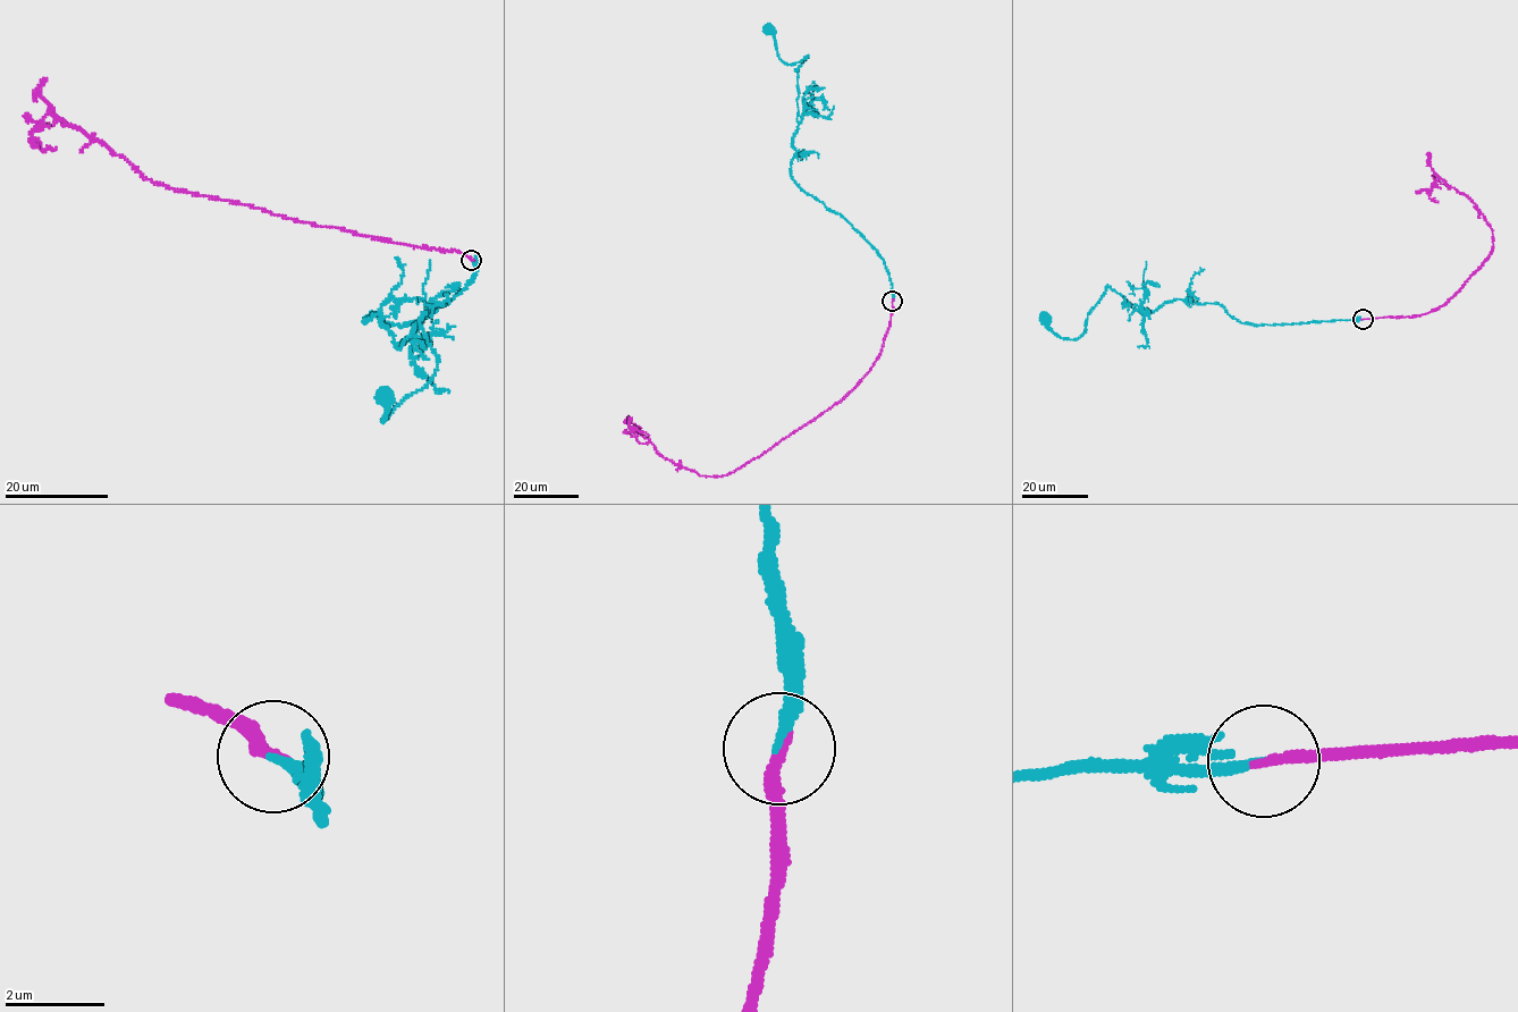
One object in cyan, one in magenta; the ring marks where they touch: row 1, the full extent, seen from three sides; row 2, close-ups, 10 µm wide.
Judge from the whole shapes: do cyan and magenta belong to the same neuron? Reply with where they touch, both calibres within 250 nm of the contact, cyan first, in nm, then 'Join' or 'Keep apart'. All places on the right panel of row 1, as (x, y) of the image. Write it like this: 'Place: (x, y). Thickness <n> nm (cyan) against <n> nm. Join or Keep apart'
Place: (1363, 319). Thickness 200 nm (cyan) against 240 nm. Join

